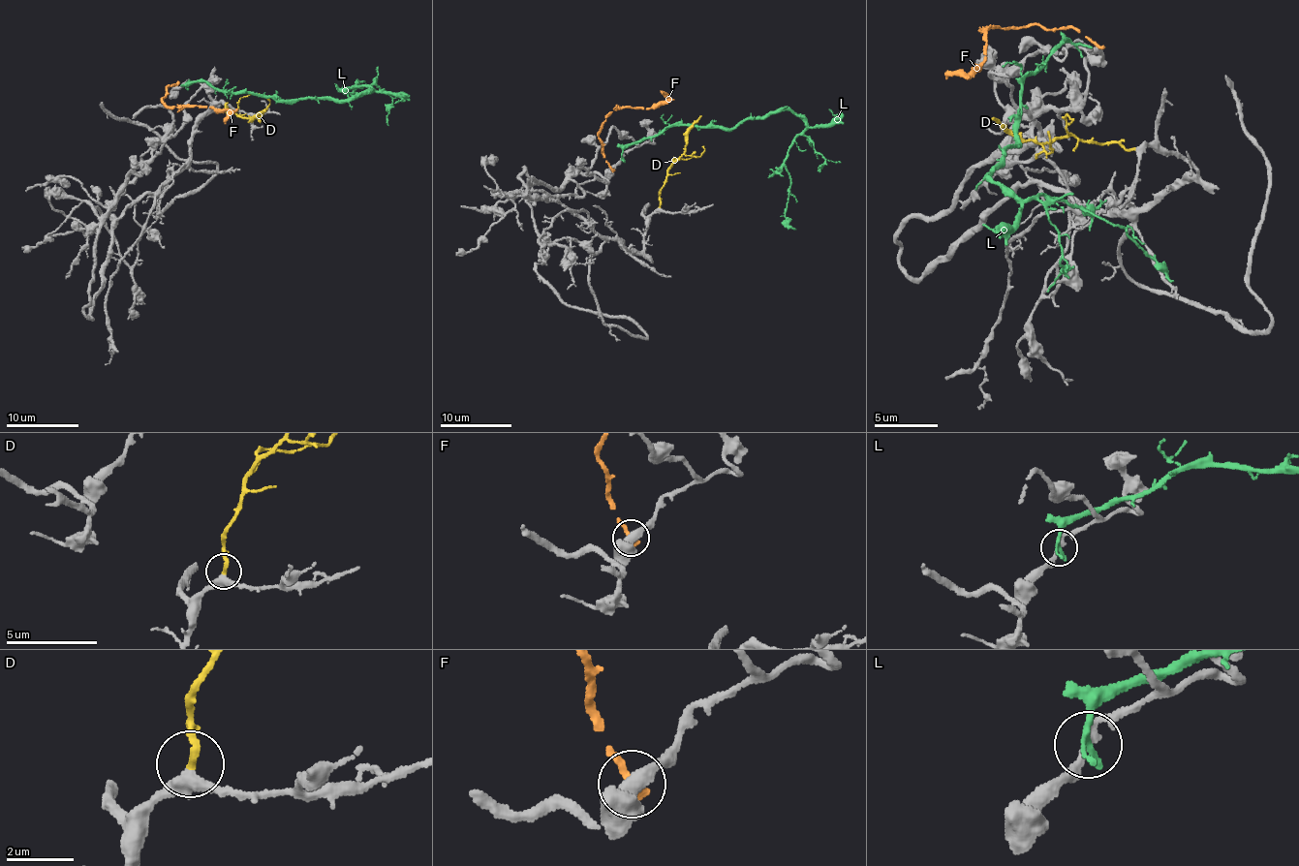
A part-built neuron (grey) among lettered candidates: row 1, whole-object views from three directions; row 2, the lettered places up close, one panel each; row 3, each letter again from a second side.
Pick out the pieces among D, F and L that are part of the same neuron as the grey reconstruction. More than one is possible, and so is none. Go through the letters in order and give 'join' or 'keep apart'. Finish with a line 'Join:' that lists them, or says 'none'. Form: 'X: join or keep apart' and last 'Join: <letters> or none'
D: join
F: keep apart
L: keep apart
Join: D

